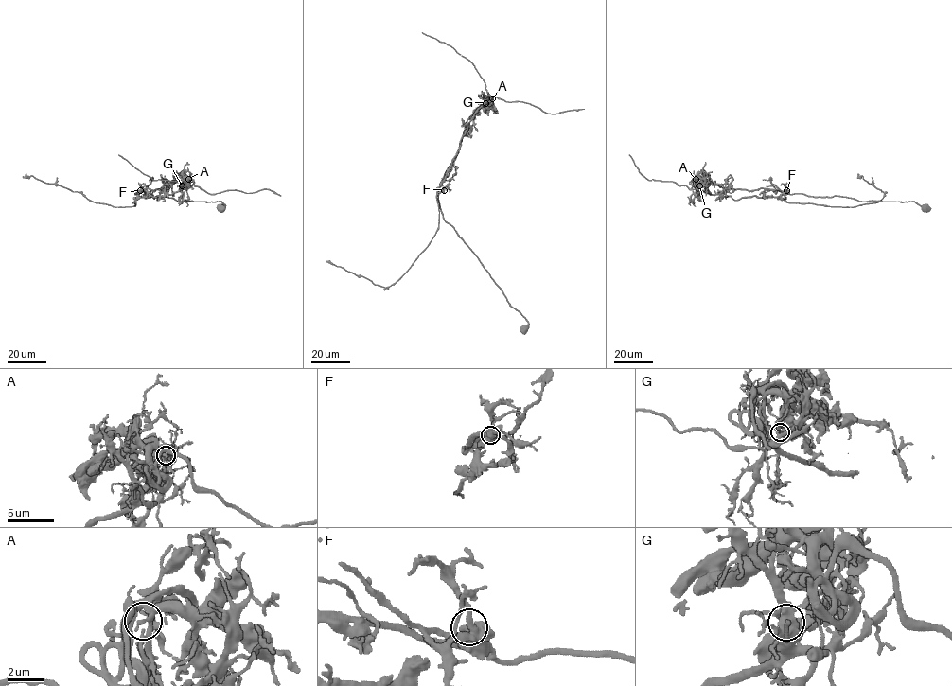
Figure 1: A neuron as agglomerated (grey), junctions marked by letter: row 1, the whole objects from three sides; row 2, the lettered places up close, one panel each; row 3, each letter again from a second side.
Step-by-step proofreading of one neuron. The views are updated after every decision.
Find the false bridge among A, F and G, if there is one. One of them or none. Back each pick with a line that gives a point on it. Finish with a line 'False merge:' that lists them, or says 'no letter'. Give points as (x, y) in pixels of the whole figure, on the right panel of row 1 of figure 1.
G: at (699, 185)
False merge: G

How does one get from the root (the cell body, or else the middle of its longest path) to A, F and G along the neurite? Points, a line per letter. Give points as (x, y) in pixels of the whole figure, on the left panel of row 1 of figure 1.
A: (220, 208), (224, 205), (220, 201), (177, 201), (135, 194), (143, 188), (162, 188), (176, 178), (188, 179)
F: (220, 208), (224, 205), (220, 201), (177, 201), (167, 197), (135, 194), (140, 190)
G: (220, 208), (224, 205), (220, 201), (177, 201), (135, 194), (146, 188), (164, 188), (171, 194), (182, 185)

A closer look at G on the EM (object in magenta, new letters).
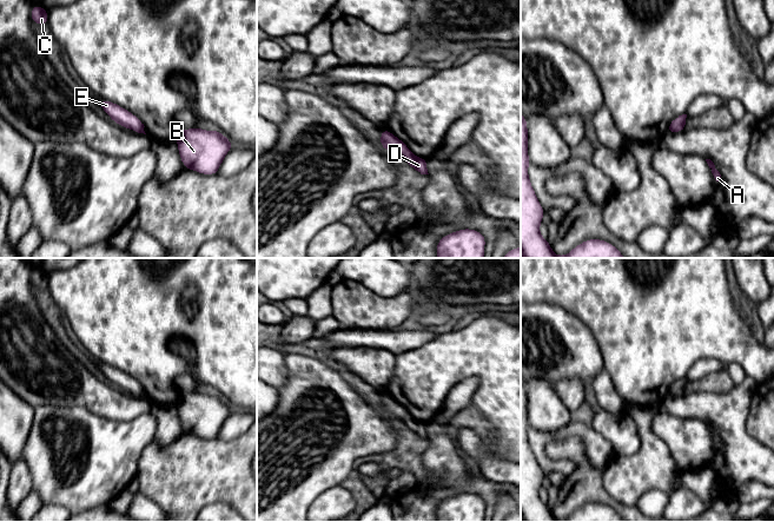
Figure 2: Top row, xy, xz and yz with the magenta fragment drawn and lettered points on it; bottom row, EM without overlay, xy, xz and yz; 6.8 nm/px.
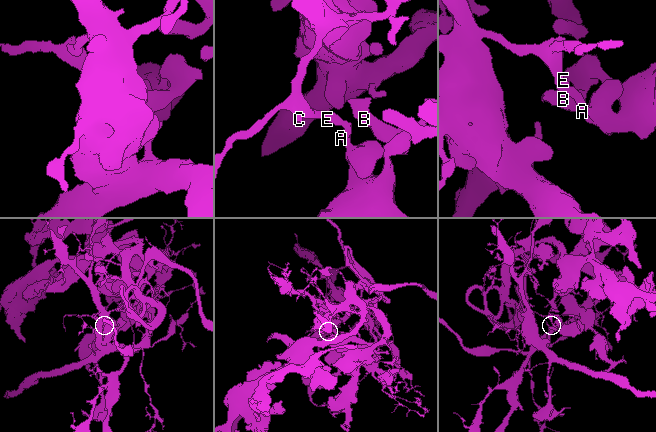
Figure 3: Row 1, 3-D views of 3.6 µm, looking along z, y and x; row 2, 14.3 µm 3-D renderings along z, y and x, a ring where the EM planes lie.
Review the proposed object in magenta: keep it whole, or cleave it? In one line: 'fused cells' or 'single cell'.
fused cells

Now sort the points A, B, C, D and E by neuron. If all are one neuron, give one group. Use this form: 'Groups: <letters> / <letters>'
Groups: A B D / C E

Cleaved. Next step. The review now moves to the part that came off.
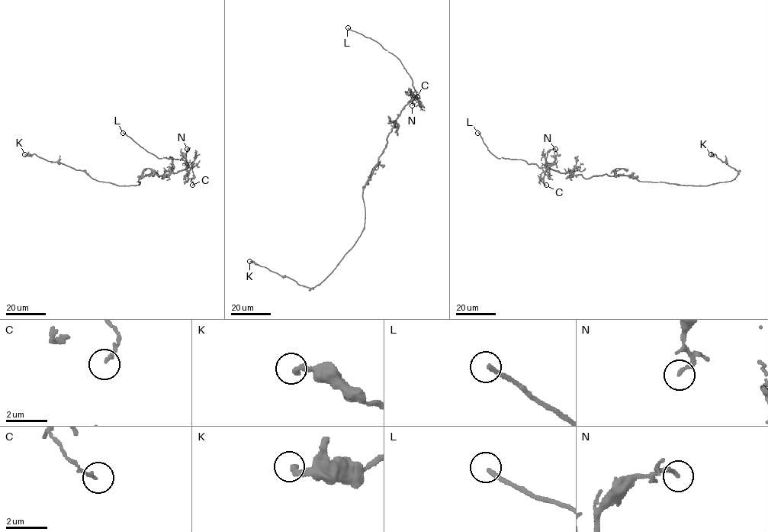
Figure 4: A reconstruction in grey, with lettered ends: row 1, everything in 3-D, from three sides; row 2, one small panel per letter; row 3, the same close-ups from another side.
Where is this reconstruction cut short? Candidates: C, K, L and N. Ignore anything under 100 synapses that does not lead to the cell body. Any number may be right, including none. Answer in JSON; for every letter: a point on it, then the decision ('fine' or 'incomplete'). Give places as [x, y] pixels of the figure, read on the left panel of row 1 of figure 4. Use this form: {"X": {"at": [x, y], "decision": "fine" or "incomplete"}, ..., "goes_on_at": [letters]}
{"C": {"at": [192, 185], "decision": "fine"}, "K": {"at": [24, 154], "decision": "fine"}, "L": {"at": [123, 133], "decision": "incomplete"}, "N": {"at": [187, 149], "decision": "fine"}, "goes_on_at": ["L"]}

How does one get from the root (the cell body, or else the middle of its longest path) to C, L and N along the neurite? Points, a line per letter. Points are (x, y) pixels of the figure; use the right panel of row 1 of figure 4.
C: (627, 175), (603, 174), (585, 178), (581, 175), (560, 173), (547, 167), (541, 178), (546, 185)
L: (627, 175), (603, 174), (585, 178), (581, 175), (539, 167), (522, 159), (497, 158), (477, 133)
N: (627, 175), (603, 174), (585, 178), (581, 175), (551, 170), (546, 157), (548, 152), (555, 149)

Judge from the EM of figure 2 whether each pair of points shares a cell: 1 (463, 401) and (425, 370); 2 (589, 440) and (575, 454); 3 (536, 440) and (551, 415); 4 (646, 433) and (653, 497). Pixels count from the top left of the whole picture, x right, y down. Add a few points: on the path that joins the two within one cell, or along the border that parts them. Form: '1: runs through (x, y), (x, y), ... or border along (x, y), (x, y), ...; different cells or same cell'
1: border along (476, 377), (467, 377), (458, 382), (436, 414); different cells
2: border along (557, 438), (579, 437), (588, 462), (600, 468); different cells
3: border along (569, 423), (550, 431), (541, 431), (533, 428); different cells
4: border along (669, 494), (660, 489), (647, 489), (634, 504); different cells

